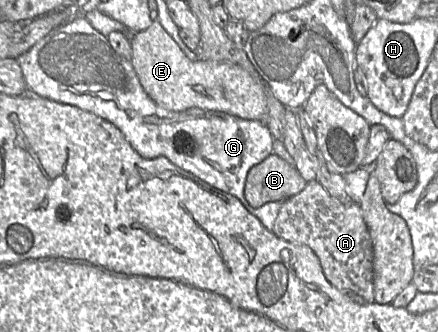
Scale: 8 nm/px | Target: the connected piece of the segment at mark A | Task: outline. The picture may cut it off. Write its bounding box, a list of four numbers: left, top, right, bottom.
[271,179,374,303]

